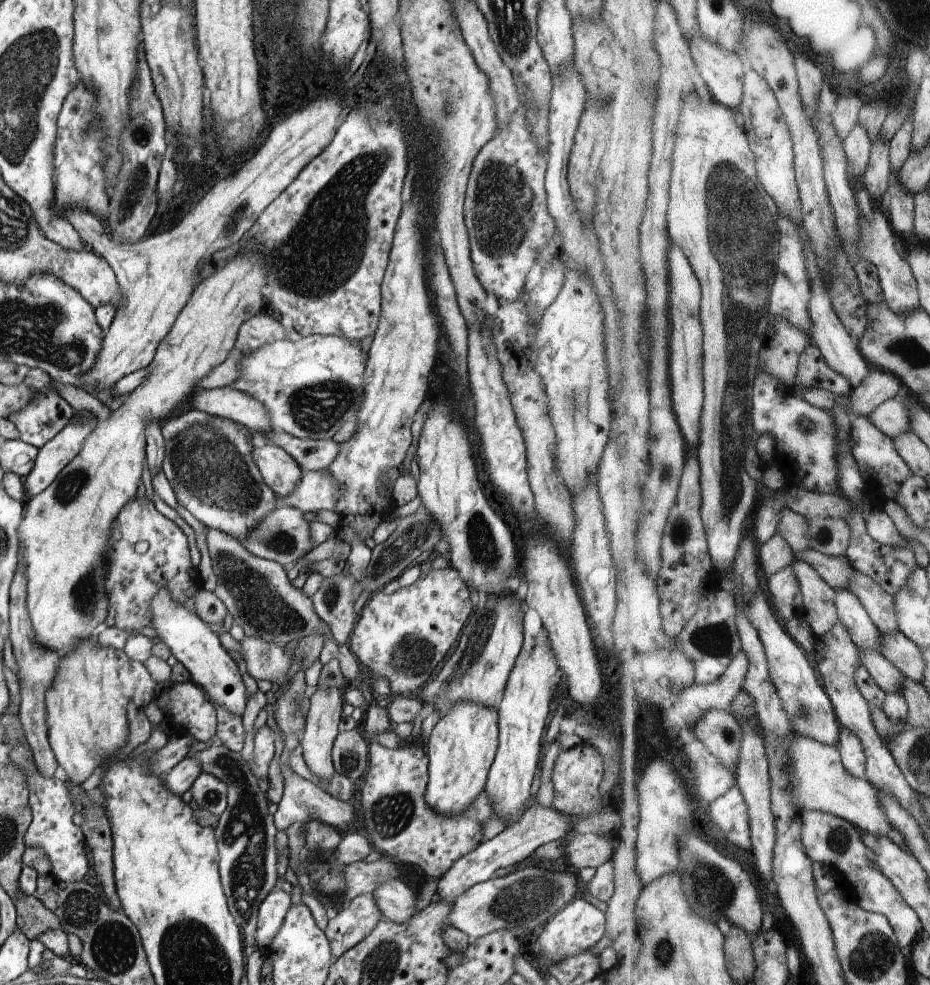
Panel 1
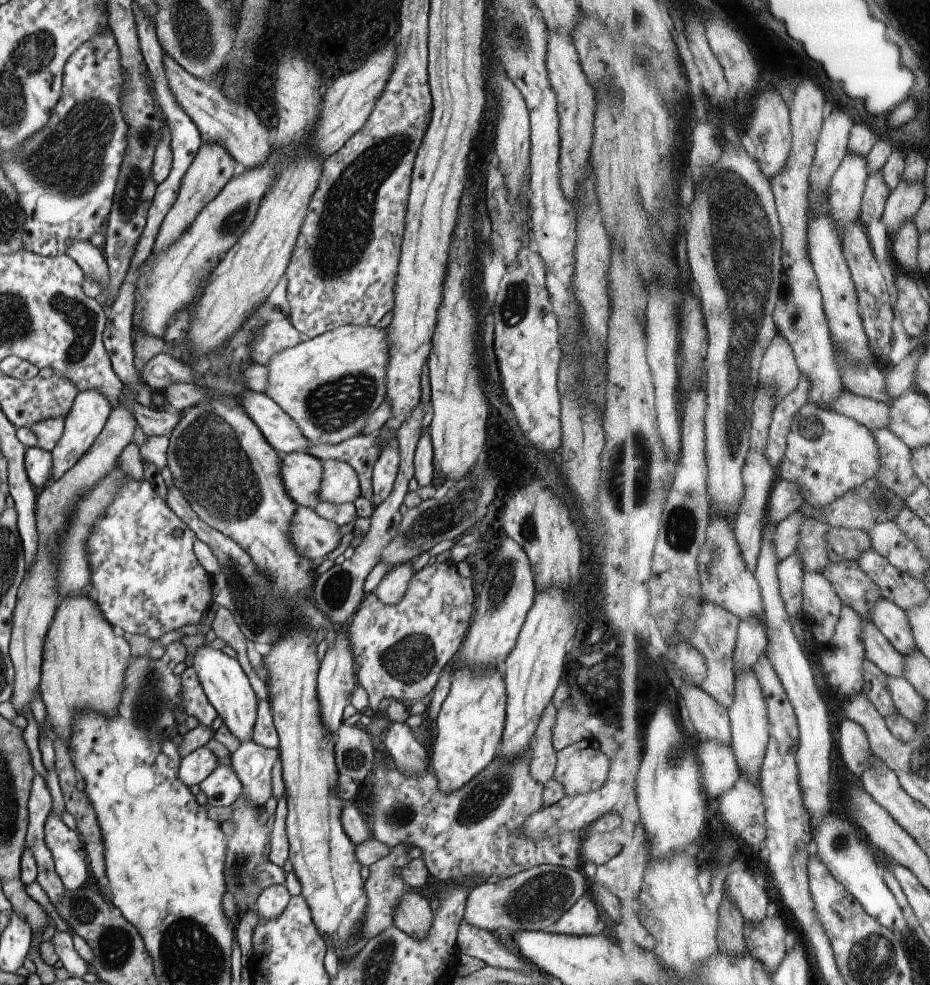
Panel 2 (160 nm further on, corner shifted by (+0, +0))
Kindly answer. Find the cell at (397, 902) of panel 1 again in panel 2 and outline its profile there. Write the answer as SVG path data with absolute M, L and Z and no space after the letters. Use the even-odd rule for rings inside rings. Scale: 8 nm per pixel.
M408 887L396 906L392 922L401 932L420 940L420 938L426 937L430 930L431 912L428 900L420 896L415 889Z

